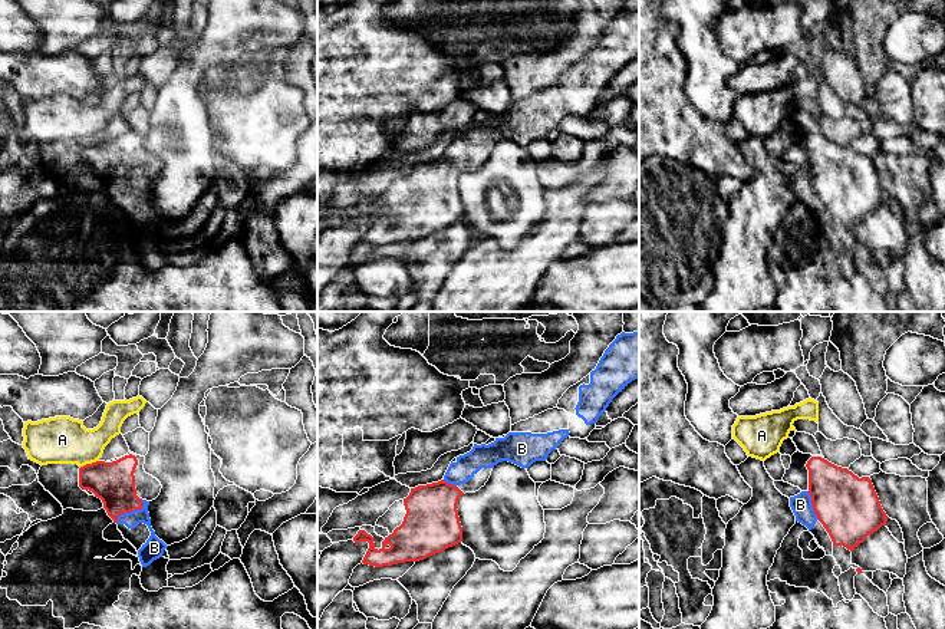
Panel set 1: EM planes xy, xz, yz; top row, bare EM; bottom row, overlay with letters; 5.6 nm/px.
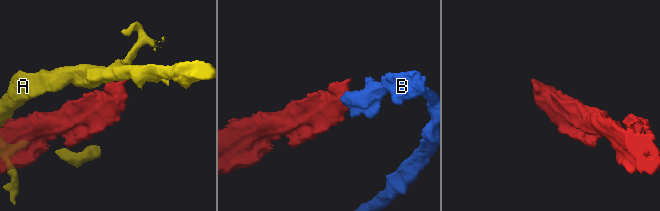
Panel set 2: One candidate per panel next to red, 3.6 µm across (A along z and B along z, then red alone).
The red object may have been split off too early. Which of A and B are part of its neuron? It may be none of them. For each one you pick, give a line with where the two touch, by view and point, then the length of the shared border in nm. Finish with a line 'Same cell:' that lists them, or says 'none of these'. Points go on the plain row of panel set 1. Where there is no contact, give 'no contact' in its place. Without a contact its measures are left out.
B: xy (129, 190) | 200 nm
Same cell: B

